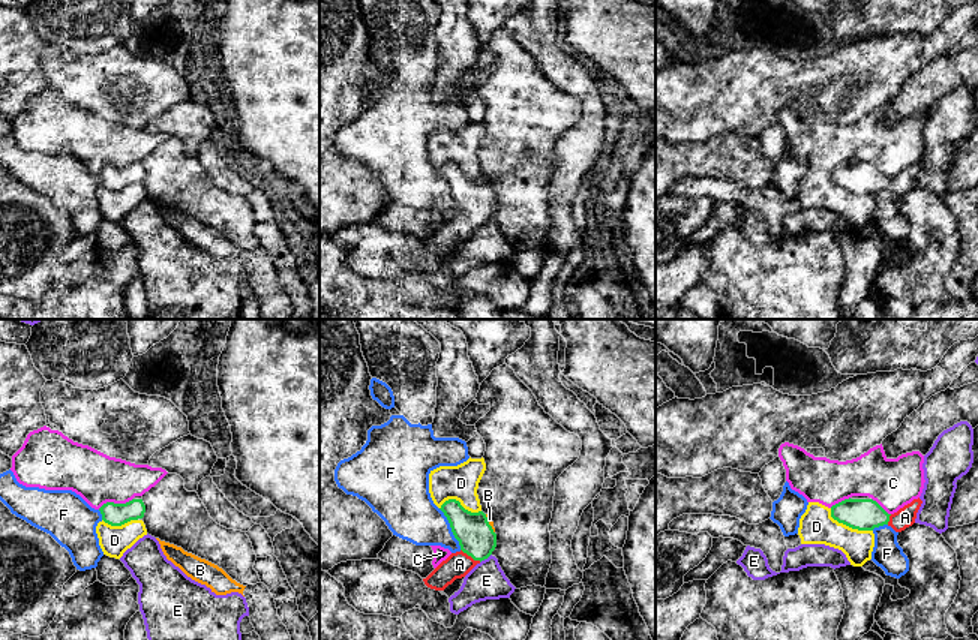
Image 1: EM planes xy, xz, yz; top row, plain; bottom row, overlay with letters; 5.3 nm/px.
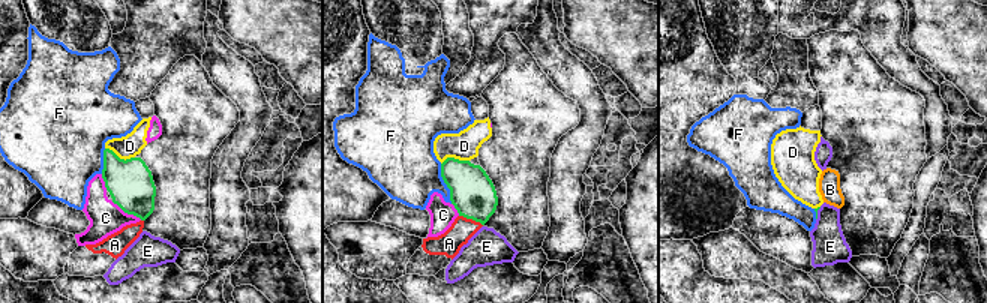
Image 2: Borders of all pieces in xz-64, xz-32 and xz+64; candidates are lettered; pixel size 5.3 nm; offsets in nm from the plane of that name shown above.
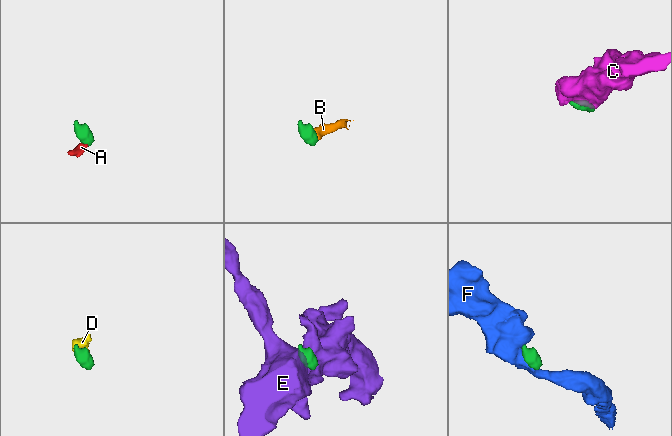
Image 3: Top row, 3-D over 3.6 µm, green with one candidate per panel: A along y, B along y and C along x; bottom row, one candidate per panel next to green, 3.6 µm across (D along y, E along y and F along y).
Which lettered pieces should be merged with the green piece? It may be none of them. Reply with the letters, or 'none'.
A, B

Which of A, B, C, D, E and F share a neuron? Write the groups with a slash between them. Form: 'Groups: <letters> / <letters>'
Groups: A B / C D / E / F

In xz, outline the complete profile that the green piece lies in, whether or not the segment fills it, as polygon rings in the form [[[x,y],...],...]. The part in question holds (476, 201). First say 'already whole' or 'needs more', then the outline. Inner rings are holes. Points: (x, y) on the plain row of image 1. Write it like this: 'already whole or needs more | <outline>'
needs more | [[[448,163],[440,172],[447,181],[460,214],[452,217],[426,243],[424,249],[444,255],[456,243],[465,241],[477,228],[488,223],[496,211],[492,183],[483,175],[471,177],[459,165]]]

